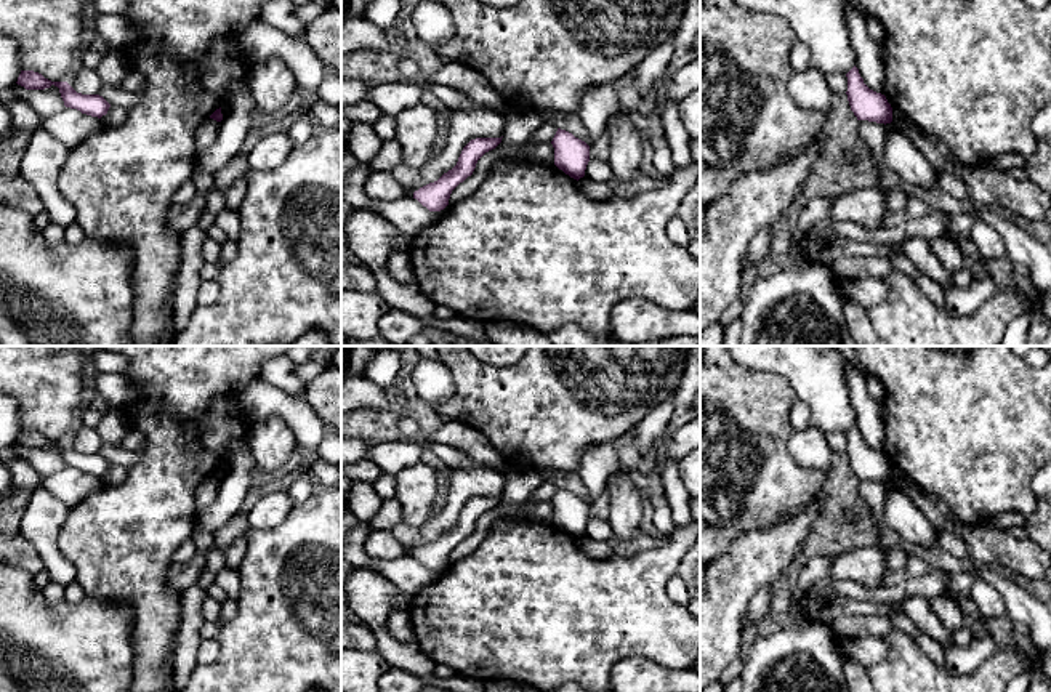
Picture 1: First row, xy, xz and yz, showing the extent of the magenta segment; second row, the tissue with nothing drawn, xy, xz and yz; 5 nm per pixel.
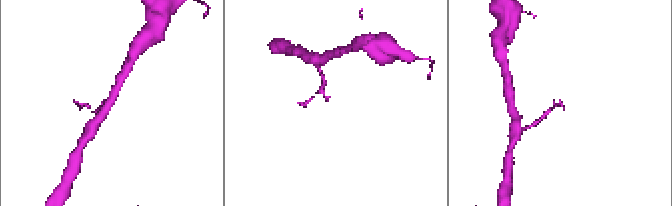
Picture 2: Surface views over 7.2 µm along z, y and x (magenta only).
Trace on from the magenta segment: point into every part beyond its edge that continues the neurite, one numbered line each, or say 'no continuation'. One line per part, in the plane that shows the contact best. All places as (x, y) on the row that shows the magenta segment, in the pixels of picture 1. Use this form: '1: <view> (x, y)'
no continuation

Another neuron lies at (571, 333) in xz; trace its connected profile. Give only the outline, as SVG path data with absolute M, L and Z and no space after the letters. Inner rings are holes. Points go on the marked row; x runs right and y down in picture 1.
M575 322L543 333L553 346L700 346L700 335L670 335L654 341L607 341L591 336Z

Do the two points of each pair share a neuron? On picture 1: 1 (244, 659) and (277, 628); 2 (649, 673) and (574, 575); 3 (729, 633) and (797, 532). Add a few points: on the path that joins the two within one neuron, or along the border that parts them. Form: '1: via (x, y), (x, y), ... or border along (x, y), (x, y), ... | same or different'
1: via (252, 654), (269, 636) | same
2: border along (673, 667), (641, 657), (624, 657), (609, 675) | different
3: via (729, 607), (729, 596), (771, 555) | same

